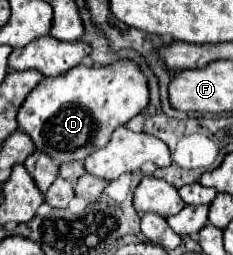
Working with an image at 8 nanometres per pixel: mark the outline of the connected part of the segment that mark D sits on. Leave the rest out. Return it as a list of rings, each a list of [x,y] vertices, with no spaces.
[[[116,61],[108,67],[78,65],[62,73],[62,77],[50,77],[50,81],[40,81],[40,85],[36,85],[36,89],[20,105],[16,119],[18,119],[18,129],[32,139],[34,147],[40,153],[46,153],[56,163],[68,163],[68,161],[84,161],[90,153],[94,153],[94,149],[100,149],[102,145],[106,145],[114,129],[126,125],[146,105],[148,105],[146,77],[140,73],[140,69],[132,61]]]

